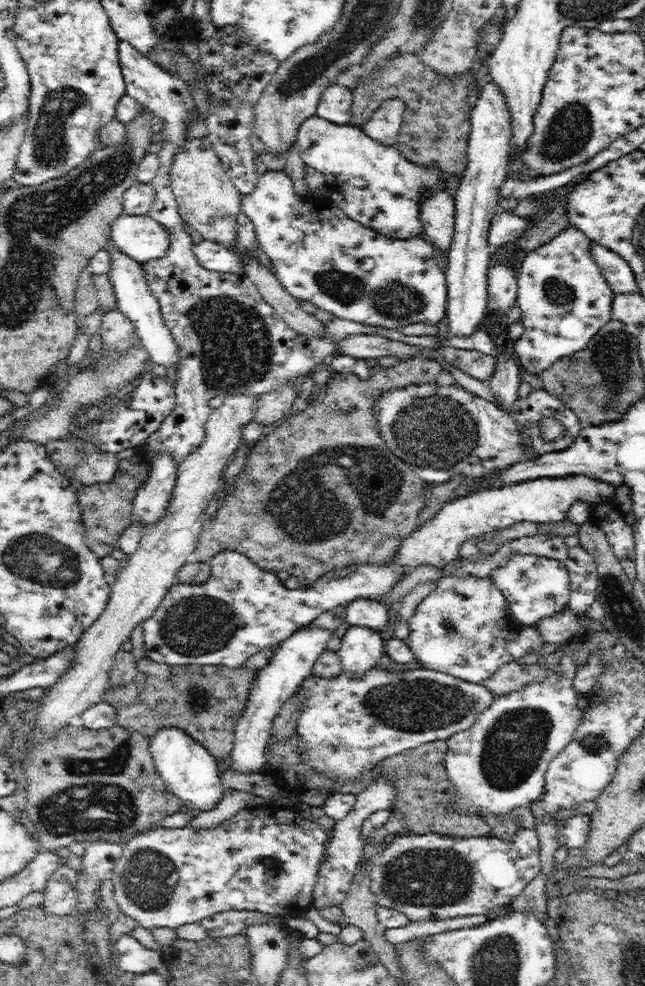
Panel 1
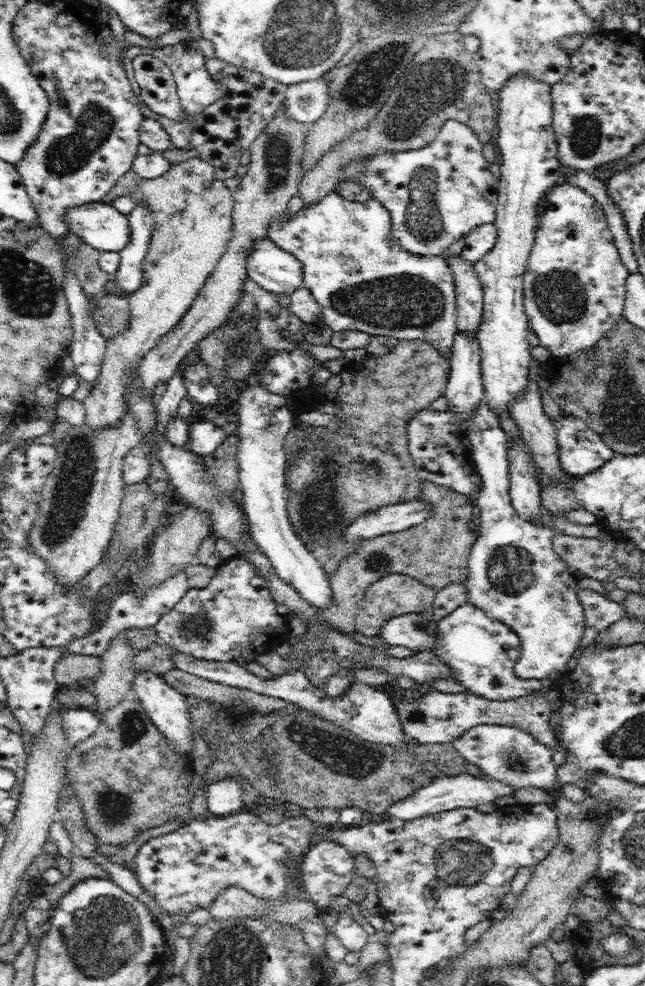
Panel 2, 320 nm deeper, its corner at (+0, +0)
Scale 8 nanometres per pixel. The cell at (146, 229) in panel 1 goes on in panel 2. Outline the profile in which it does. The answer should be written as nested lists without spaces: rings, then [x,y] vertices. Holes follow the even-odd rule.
[[[91,202],[66,211],[69,232],[99,251],[118,252],[130,240],[128,217],[110,203]]]

